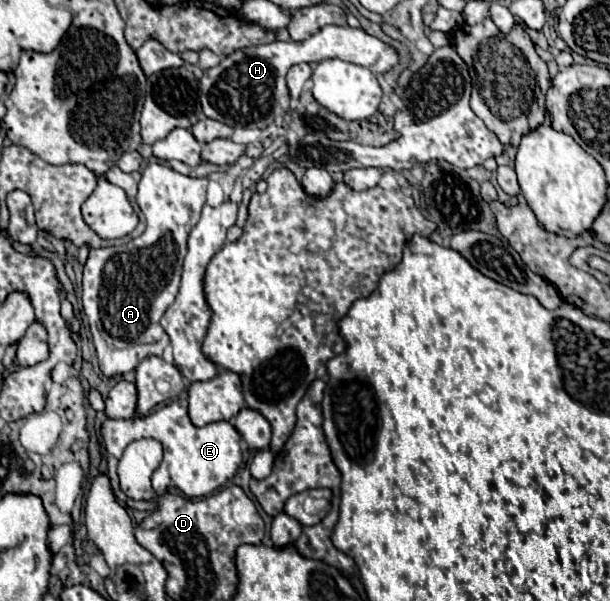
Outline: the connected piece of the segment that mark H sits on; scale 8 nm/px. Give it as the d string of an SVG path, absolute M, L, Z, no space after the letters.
M325 25L305 41L273 41L267 45L245 47L227 55L217 67L203 73L203 93L201 105L209 119L221 121L229 127L267 127L277 115L285 115L289 109L289 91L285 85L287 71L297 63L319 63L323 59L339 57L349 63L363 65L375 75L383 75L393 69L399 61L397 49L389 43L369 35L363 29L353 29L349 25Z

